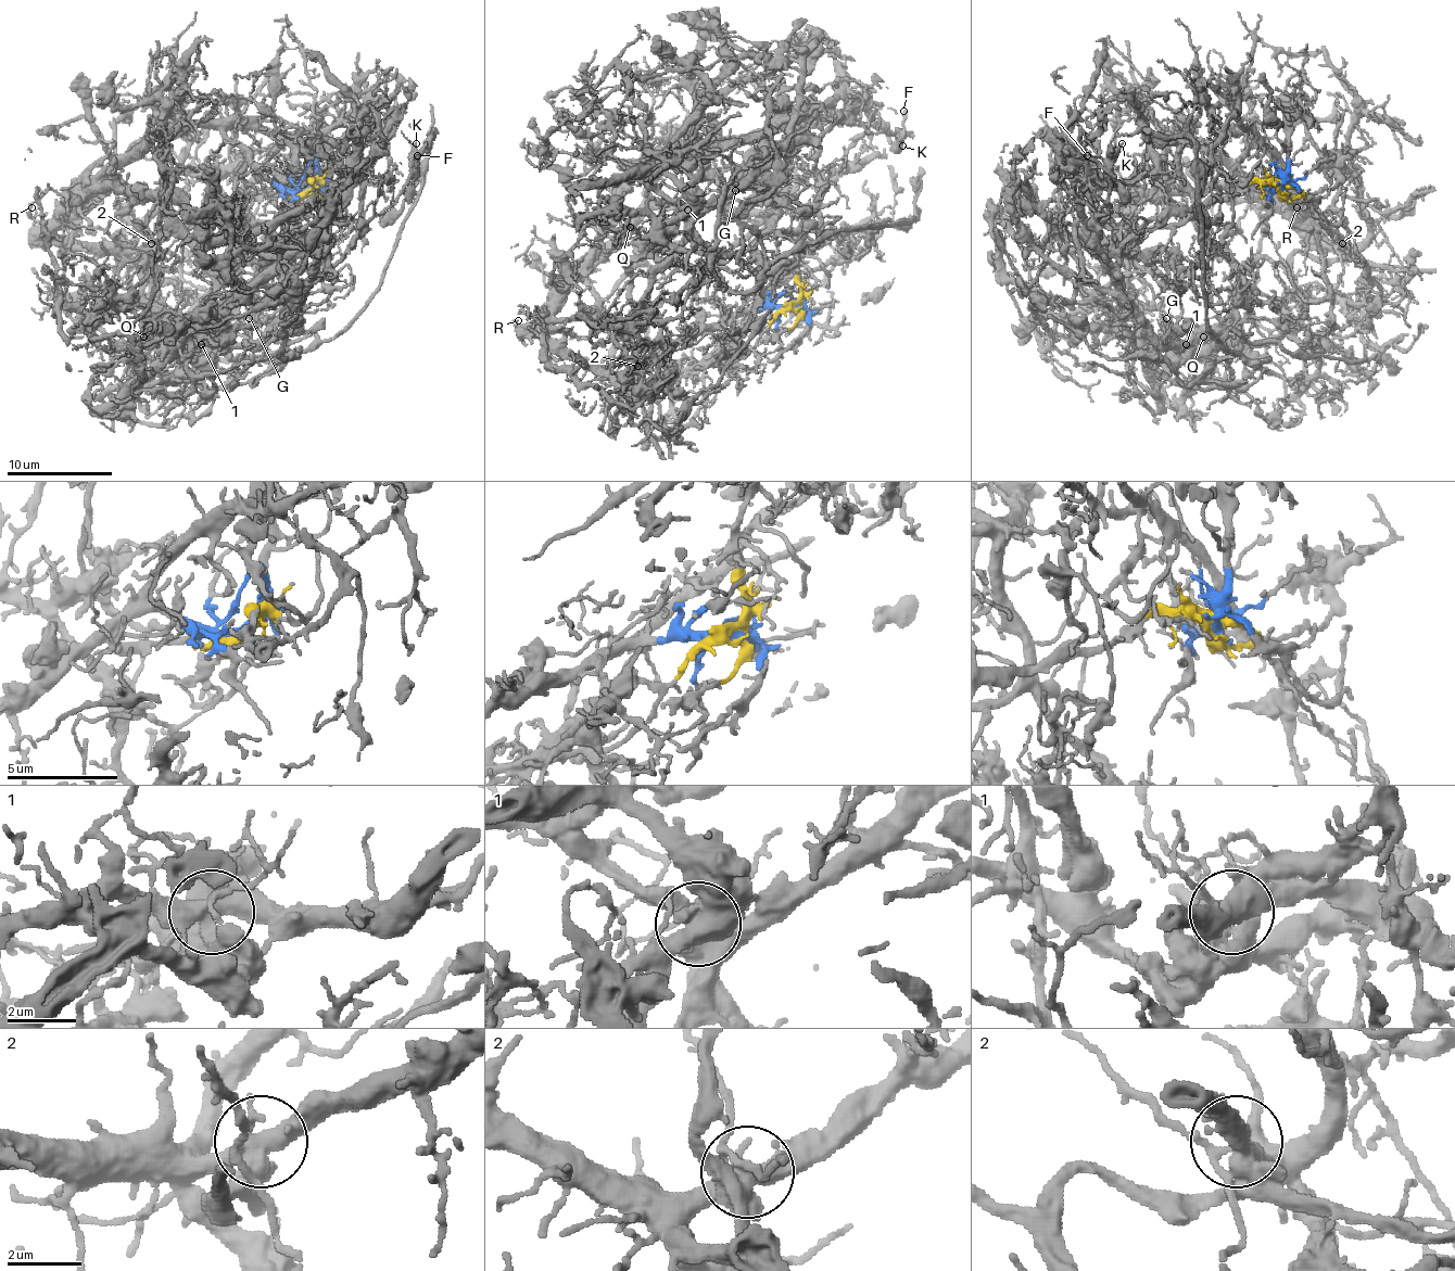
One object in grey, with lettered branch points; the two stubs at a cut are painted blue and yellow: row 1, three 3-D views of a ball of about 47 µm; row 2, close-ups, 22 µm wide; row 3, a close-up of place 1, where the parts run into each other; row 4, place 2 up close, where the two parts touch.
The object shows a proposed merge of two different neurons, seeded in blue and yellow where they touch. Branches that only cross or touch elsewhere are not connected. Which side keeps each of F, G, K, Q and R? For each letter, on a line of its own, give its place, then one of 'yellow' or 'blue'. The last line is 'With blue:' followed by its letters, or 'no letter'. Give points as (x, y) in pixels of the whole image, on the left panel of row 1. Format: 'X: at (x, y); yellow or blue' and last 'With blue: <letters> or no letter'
F: at (417, 155); yellow
G: at (249, 318); yellow
K: at (416, 143); yellow
Q: at (143, 337); yellow
R: at (32, 207); blue
With blue: R

